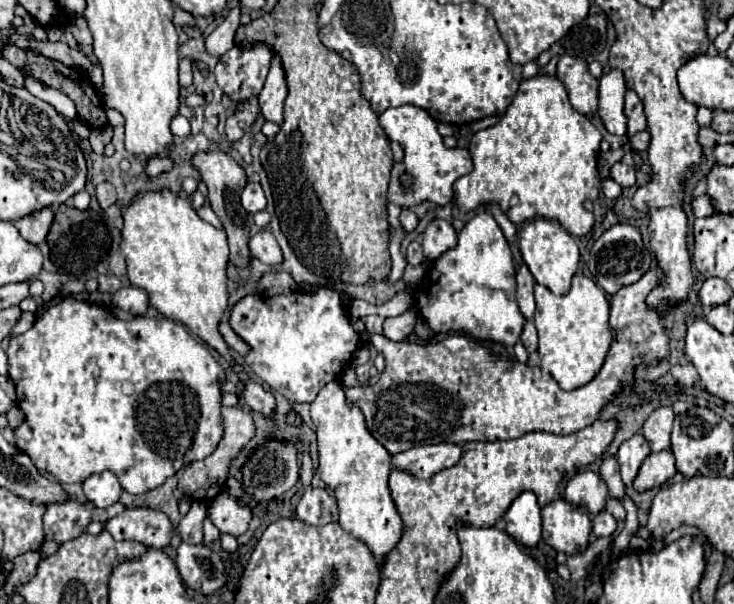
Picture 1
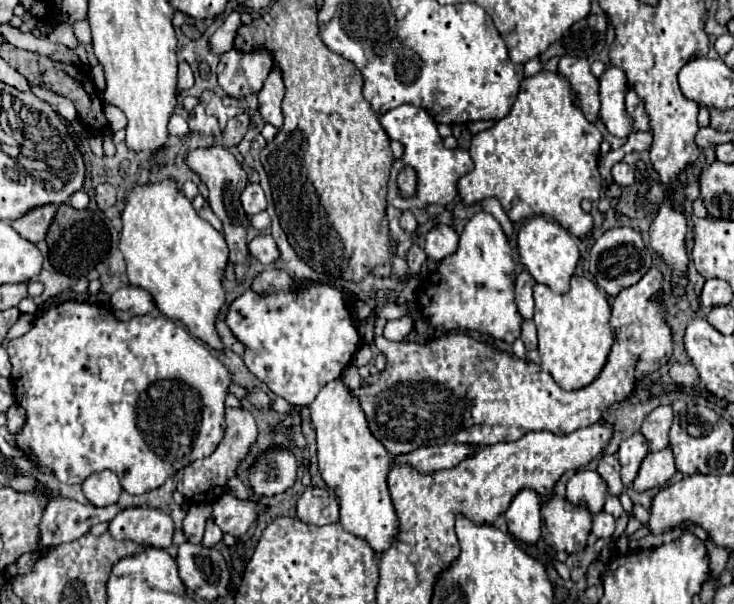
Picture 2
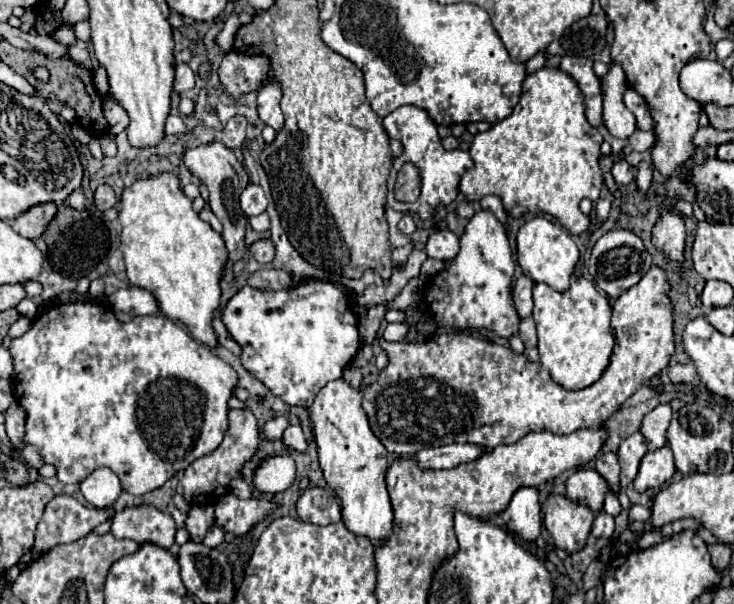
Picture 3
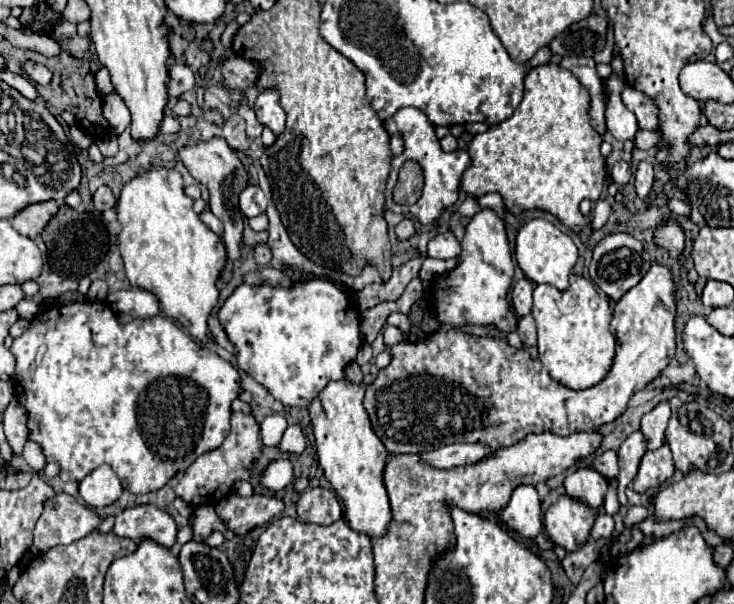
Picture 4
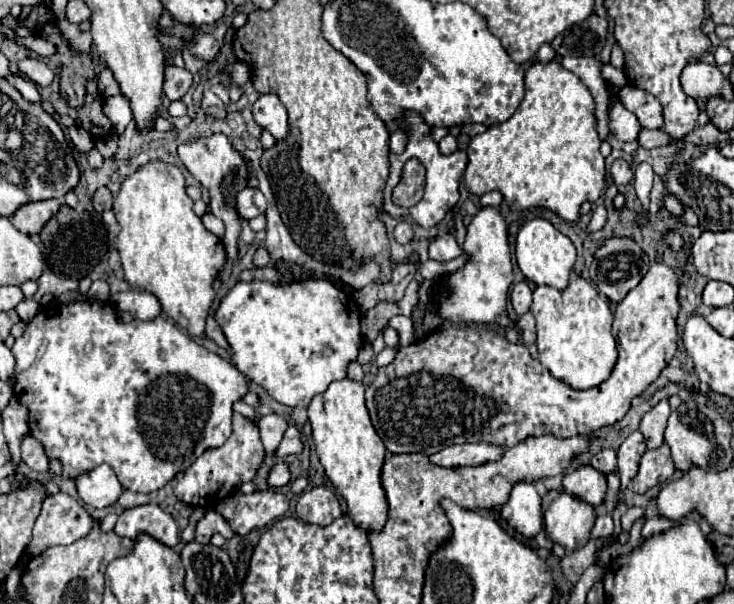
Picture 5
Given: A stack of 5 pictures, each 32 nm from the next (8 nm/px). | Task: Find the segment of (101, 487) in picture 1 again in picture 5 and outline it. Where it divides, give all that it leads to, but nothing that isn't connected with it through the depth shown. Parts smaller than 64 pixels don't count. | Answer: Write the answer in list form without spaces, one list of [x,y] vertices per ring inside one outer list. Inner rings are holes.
[[[100,464],[98,468],[76,476],[74,484],[82,502],[94,508],[112,506],[122,494],[122,486],[108,464]]]

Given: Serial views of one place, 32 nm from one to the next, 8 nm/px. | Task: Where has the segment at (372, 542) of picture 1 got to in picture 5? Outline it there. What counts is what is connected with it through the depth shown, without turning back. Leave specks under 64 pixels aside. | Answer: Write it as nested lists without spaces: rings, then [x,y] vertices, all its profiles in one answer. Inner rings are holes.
[[[350,378],[336,380],[320,396],[314,396],[308,406],[308,420],[312,424],[312,438],[326,470],[326,478],[336,486],[348,504],[350,518],[364,530],[380,530],[388,518],[388,504],[380,484],[380,468],[384,464],[386,448],[372,428],[364,384]]]

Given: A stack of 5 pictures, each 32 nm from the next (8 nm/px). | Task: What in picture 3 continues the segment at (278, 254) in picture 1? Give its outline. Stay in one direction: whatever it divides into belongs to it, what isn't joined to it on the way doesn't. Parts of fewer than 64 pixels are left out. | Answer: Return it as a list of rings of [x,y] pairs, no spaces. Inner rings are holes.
[[[258,240],[250,246],[250,250],[252,250],[252,256],[256,258],[256,262],[260,262],[260,264],[268,264],[274,258],[274,246],[270,240]]]

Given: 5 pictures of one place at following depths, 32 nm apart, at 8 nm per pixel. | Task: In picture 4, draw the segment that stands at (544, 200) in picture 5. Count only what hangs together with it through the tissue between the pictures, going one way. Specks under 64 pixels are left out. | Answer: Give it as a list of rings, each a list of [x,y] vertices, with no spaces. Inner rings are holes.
[[[542,64],[530,68],[524,80],[524,98],[516,112],[500,122],[490,126],[484,134],[476,134],[468,146],[472,164],[462,176],[462,188],[480,198],[488,192],[498,192],[504,198],[504,204],[510,212],[516,210],[546,210],[560,218],[572,230],[580,230],[586,222],[580,214],[580,202],[584,198],[596,202],[604,188],[606,168],[604,156],[600,154],[602,138],[590,124],[590,96],[584,92],[584,86],[572,72],[560,68],[558,64]]]

